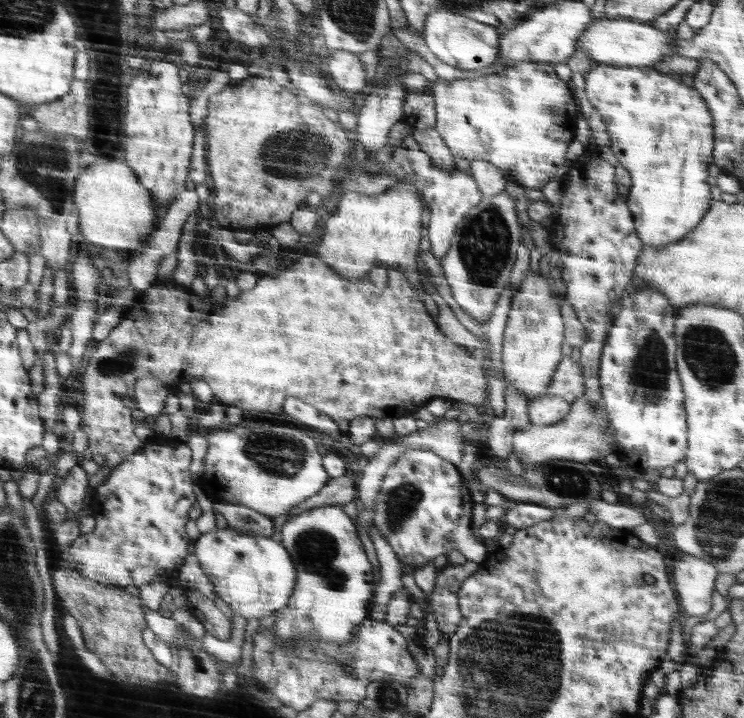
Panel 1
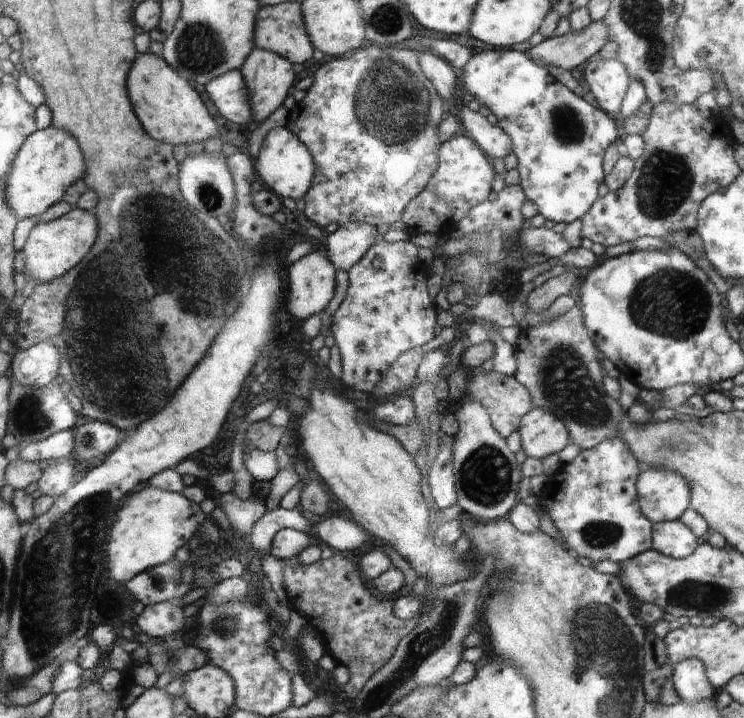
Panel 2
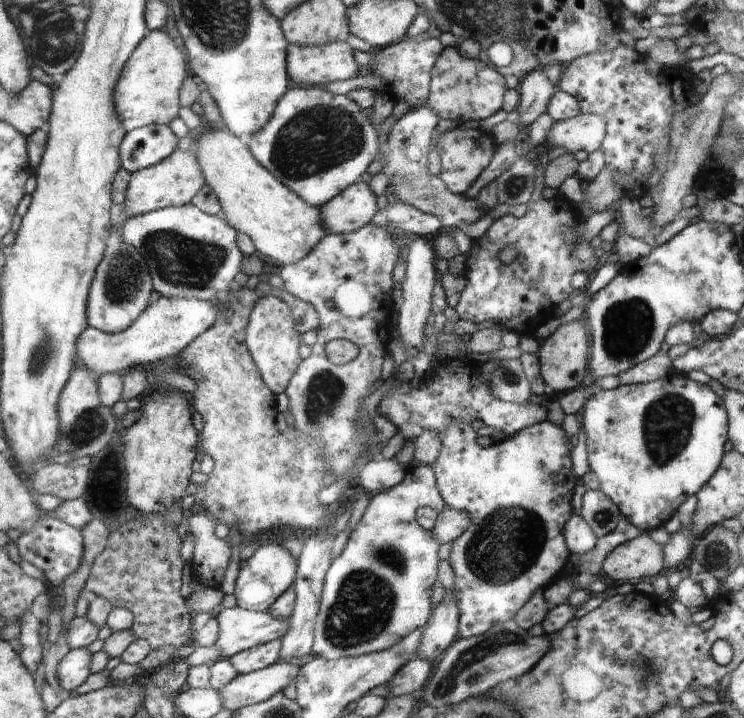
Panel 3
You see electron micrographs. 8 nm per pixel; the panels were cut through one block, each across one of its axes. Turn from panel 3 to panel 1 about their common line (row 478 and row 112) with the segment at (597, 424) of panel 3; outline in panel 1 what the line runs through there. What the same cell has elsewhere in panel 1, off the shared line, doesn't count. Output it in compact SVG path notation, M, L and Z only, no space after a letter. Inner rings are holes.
M601 63L595 64L590 73L585 78L585 91L588 100L592 106L596 108L600 116L602 116L602 122L606 125L608 135L610 135L610 150L614 152L620 165L624 166L632 177L632 184L630 186L630 192L627 195L629 197L629 209L633 210L634 218L636 219L635 226L637 234L641 237L641 241L644 246L659 246L669 245L673 242L677 242L681 238L684 238L689 232L692 232L700 222L703 220L706 210L710 208L710 186L706 184L708 180L708 164L713 161L714 157L714 118L709 110L708 103L705 102L704 97L696 87L690 88L684 84L684 78L681 80L674 80L667 74L650 69L636 69L636 68L620 68L615 65L604 65Z

